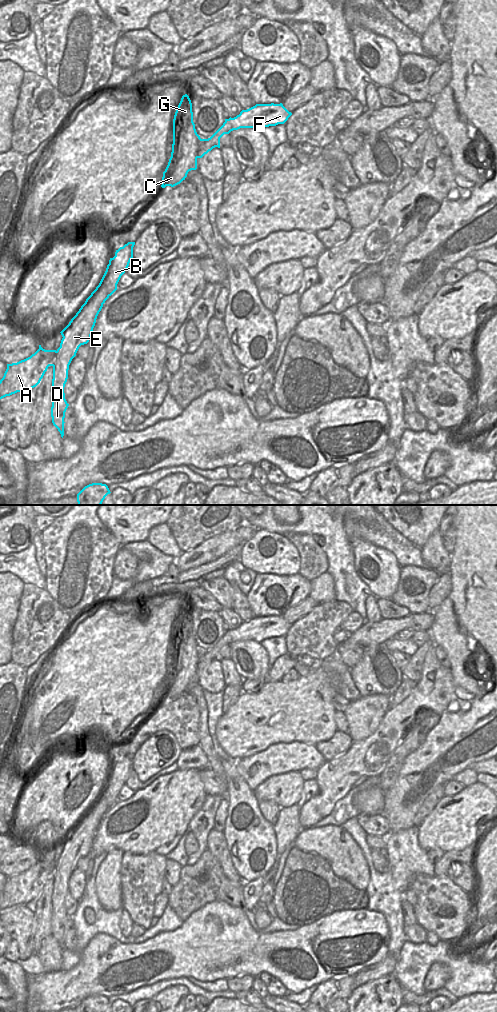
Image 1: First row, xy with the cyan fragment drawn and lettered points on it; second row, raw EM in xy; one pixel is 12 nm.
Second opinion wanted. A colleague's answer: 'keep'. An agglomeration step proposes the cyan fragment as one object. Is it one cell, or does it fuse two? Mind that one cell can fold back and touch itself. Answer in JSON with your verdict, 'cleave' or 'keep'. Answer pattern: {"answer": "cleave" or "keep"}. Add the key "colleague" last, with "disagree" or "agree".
{"answer": "cleave", "colleague": "disagree"}

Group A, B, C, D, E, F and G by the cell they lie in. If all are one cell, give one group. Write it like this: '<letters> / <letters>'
A B F / C D E G

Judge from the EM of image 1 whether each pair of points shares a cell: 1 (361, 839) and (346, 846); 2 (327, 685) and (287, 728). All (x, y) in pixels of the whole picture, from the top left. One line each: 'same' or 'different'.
1: different
2: same

